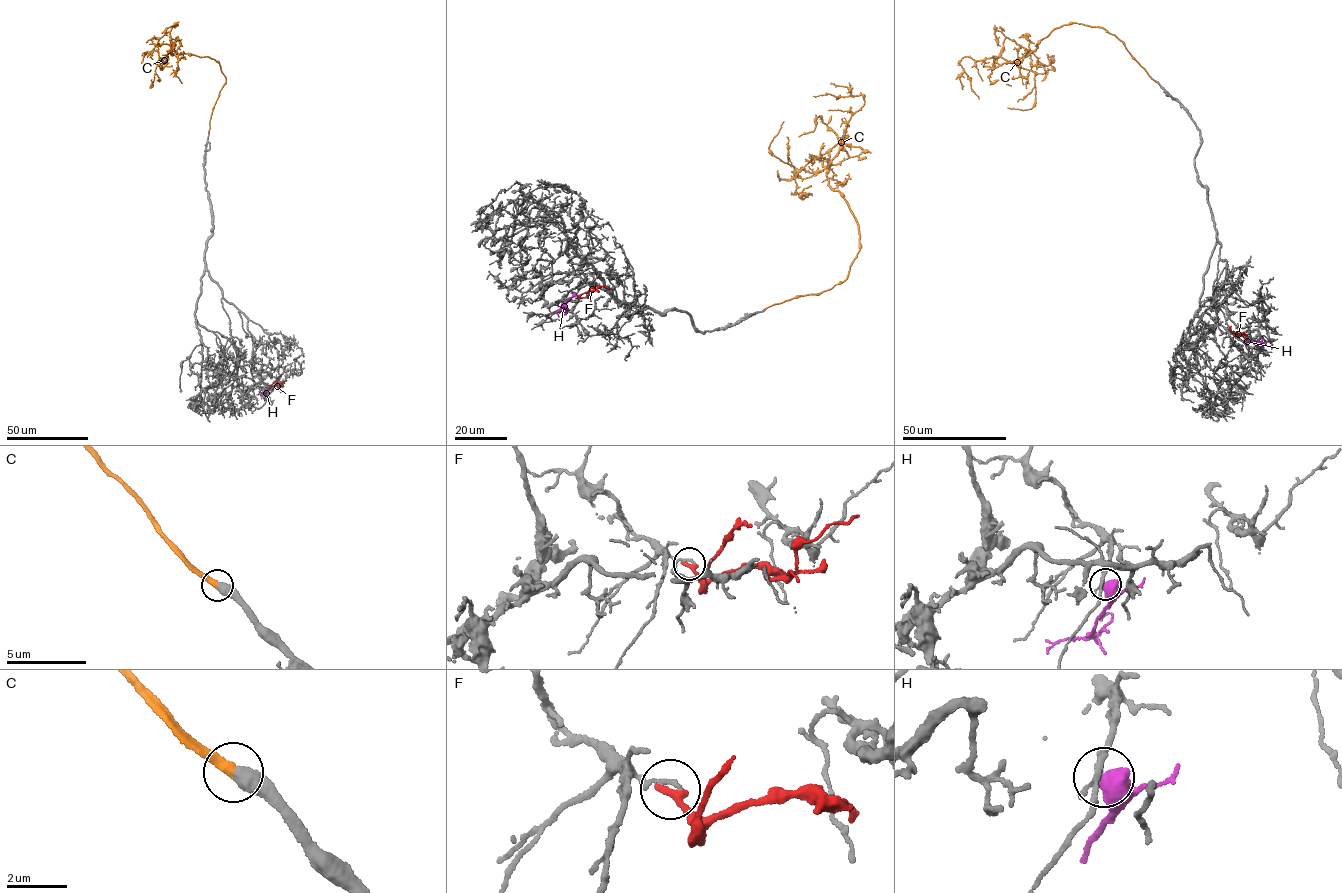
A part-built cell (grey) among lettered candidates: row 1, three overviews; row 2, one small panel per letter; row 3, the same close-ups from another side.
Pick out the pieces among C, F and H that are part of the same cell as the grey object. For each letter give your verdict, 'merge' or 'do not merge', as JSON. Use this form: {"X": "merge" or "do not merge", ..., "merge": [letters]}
{"C": "merge", "F": "do not merge", "H": "do not merge", "merge": ["C"]}

